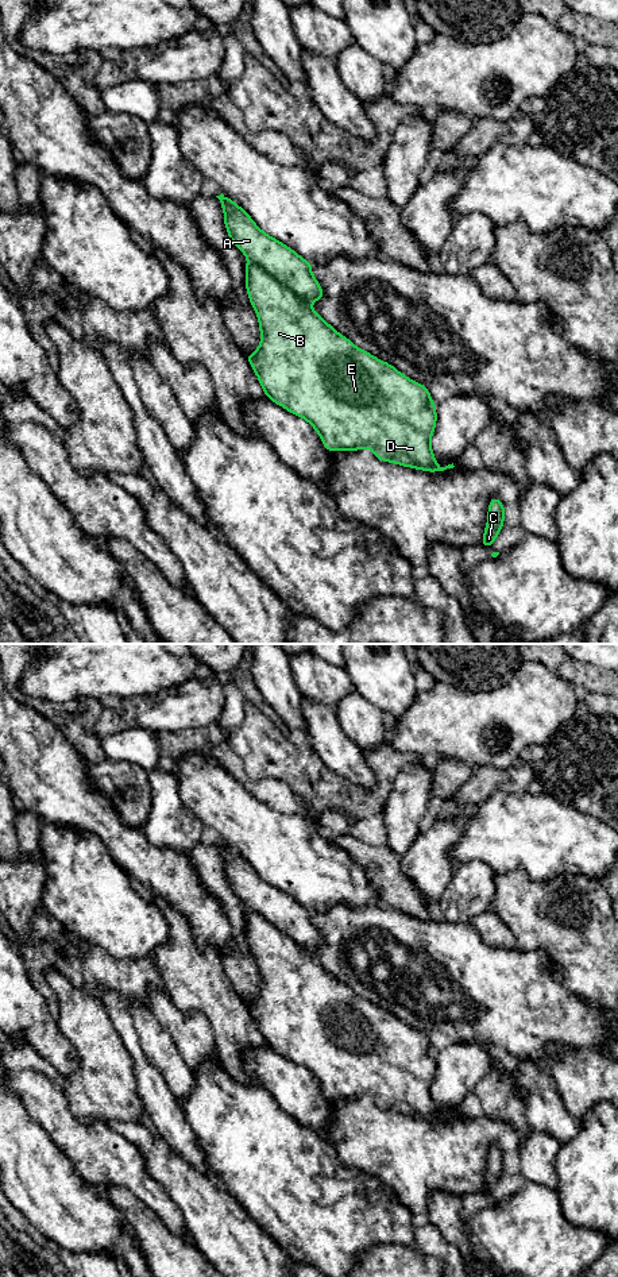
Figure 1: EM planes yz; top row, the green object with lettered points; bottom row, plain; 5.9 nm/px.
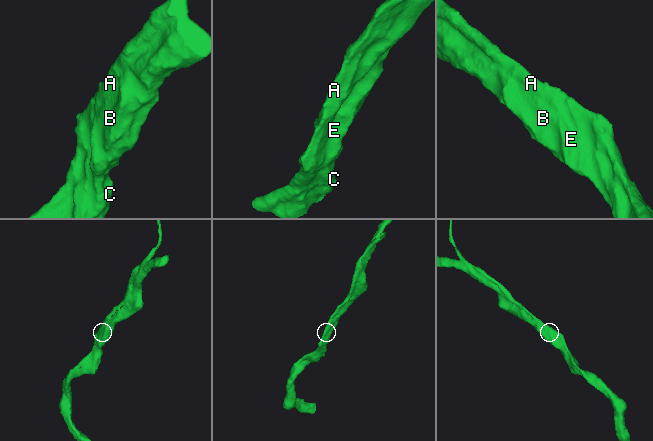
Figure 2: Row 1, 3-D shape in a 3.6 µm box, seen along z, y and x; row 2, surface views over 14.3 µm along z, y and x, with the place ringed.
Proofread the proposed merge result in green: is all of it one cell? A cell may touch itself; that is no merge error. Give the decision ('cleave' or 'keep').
keep

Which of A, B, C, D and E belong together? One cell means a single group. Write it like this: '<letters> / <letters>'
A B C D E

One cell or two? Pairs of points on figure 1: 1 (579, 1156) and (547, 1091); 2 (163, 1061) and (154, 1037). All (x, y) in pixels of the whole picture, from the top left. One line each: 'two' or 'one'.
1: one
2: one

